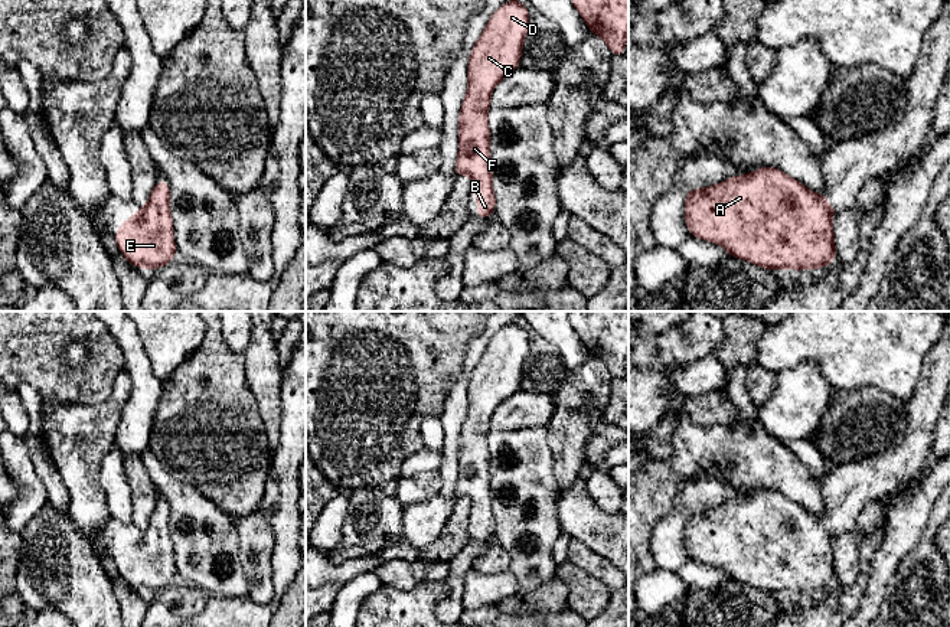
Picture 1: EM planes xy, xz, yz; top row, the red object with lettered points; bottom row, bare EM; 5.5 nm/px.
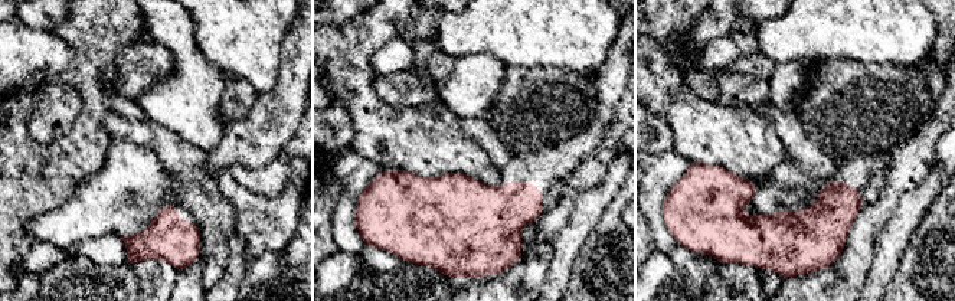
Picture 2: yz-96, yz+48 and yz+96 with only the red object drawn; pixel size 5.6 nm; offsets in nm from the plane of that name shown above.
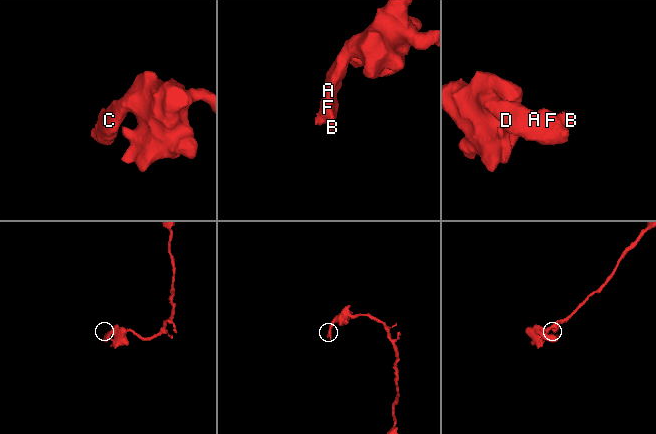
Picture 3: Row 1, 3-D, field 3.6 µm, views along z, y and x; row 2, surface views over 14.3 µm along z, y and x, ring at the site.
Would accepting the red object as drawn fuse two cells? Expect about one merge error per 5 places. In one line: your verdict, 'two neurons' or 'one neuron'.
one neuron

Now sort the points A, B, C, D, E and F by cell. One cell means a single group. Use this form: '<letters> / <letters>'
A B C D E F

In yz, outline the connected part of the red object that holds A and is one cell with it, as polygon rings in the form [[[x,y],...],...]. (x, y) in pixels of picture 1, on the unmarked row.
[[[758,490],[750,497],[728,500],[724,506],[691,512],[685,520],[685,545],[691,559],[724,569],[732,581],[750,584],[768,594],[819,592],[836,582],[832,542],[838,532],[826,526],[826,515],[816,517],[777,490]]]

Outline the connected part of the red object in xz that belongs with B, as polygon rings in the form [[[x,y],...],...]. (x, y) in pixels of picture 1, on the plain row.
[[[516,321],[500,329],[489,342],[470,373],[467,417],[458,437],[458,480],[454,499],[467,497],[474,509],[477,541],[494,536],[490,450],[487,437],[494,409],[520,389],[529,333]]]

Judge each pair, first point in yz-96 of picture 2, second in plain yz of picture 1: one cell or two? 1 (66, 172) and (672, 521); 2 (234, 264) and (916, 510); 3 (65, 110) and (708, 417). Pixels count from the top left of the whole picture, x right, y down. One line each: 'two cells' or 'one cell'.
1: two cells
2: one cell
3: one cell

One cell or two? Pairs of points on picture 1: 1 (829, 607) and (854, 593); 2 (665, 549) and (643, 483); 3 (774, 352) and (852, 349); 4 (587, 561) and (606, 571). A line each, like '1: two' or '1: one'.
1: one
2: two
3: one
4: one

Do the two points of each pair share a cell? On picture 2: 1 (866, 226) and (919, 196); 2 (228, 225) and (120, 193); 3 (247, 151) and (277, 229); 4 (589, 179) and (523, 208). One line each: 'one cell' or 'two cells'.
1: two cells
2: two cells
3: two cells
4: two cells

